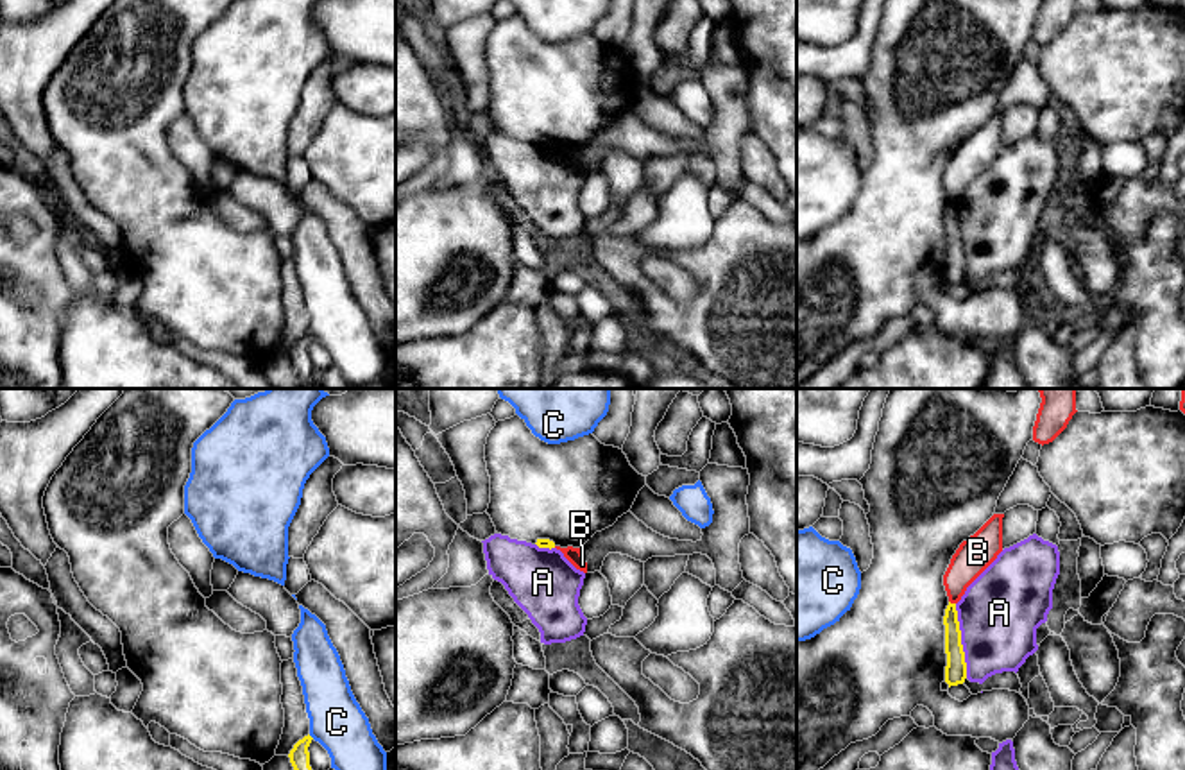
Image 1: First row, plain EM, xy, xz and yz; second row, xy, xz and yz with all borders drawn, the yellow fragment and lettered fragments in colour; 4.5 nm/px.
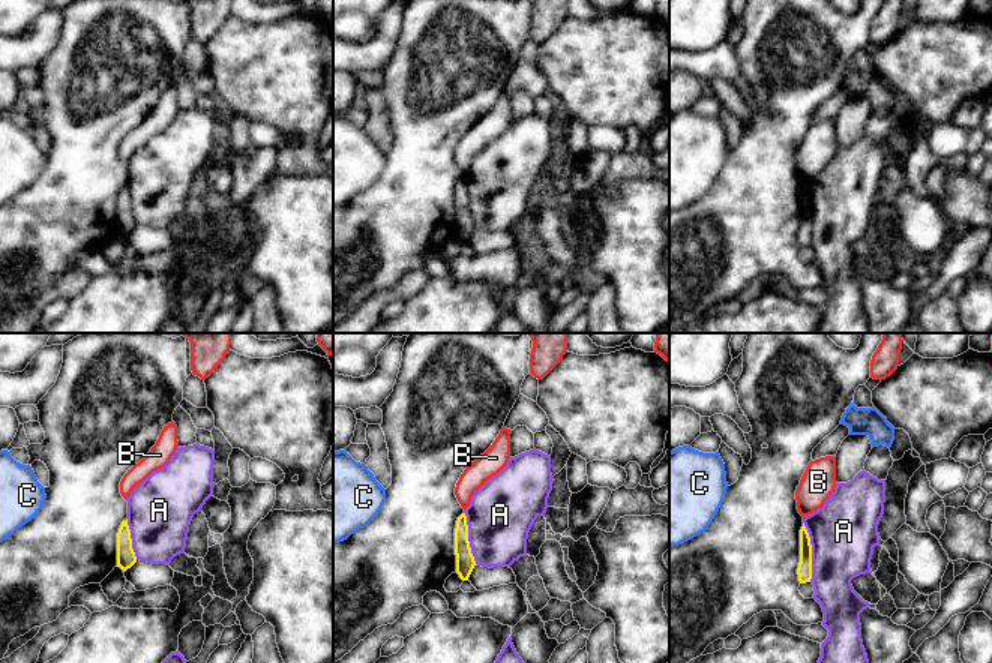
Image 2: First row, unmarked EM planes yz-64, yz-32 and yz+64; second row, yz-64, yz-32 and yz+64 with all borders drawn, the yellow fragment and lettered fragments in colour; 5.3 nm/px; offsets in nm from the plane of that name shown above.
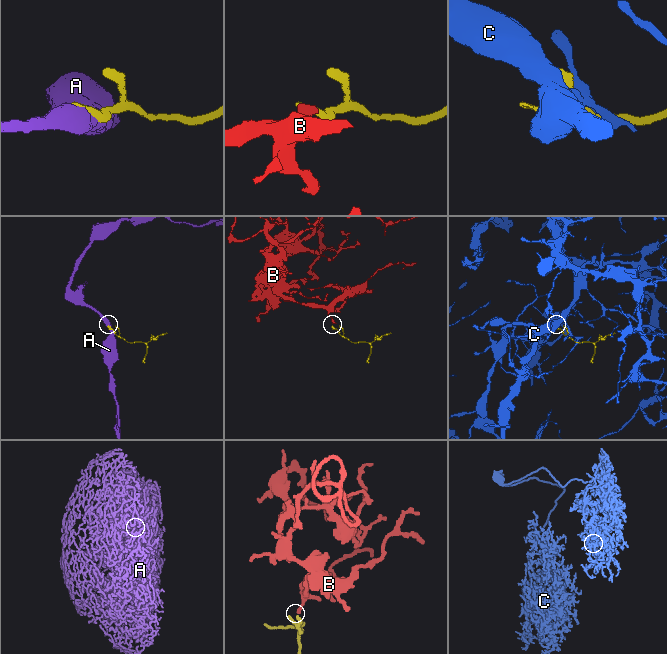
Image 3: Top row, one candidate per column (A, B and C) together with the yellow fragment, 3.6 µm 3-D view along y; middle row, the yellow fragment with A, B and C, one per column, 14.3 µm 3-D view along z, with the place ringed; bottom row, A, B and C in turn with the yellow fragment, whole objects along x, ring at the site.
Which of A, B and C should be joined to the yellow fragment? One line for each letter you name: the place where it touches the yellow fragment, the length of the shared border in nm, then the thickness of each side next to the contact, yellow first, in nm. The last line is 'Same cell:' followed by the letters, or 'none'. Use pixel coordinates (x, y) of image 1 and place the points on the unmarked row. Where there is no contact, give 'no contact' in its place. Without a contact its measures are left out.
Same cell: none

